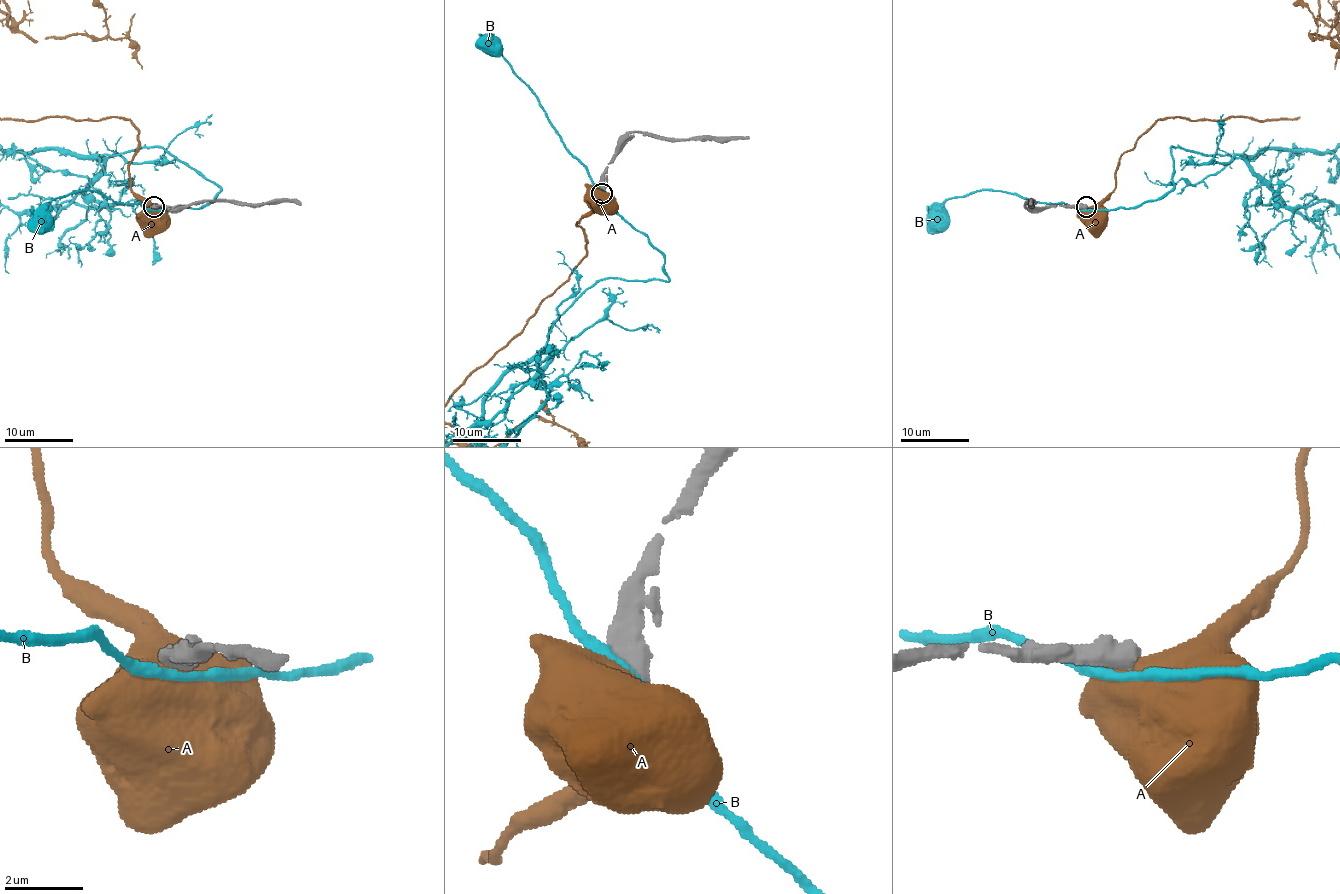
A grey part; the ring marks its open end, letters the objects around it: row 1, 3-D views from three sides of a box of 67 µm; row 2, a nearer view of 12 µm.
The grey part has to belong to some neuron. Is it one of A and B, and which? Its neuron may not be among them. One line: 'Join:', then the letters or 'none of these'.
Join: none of these

